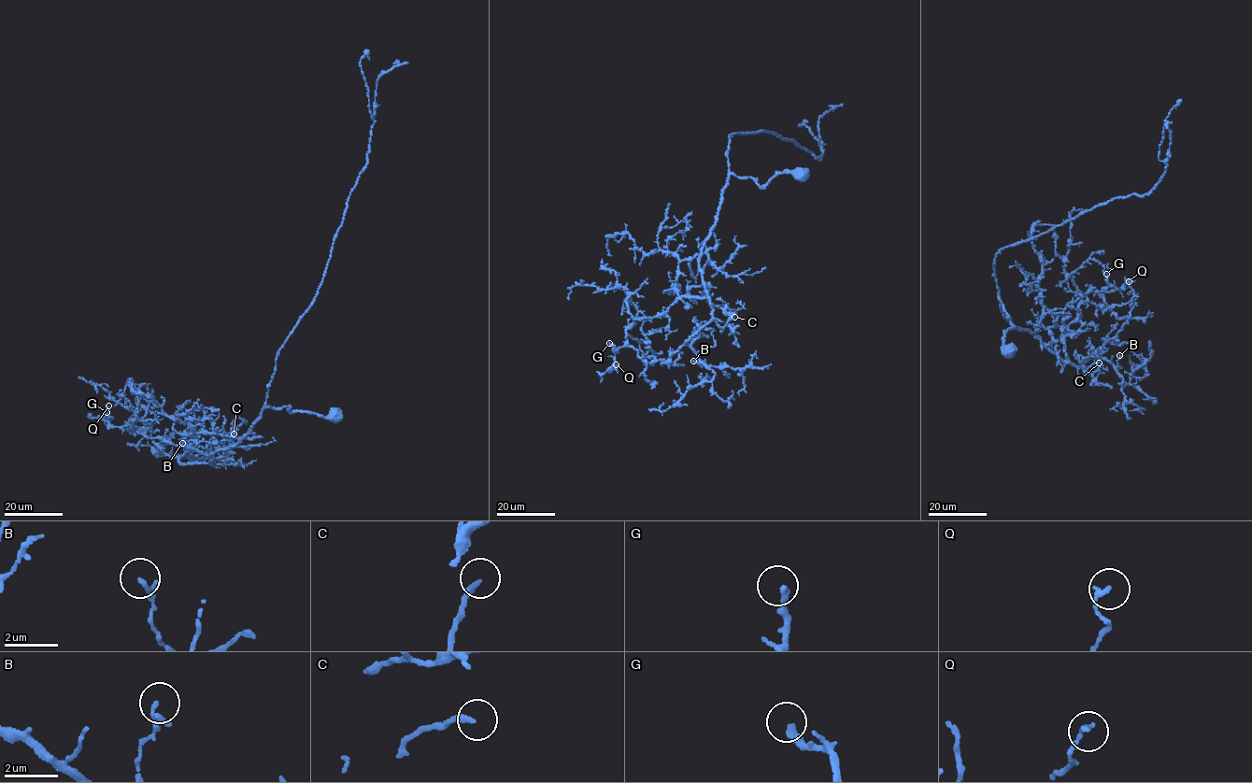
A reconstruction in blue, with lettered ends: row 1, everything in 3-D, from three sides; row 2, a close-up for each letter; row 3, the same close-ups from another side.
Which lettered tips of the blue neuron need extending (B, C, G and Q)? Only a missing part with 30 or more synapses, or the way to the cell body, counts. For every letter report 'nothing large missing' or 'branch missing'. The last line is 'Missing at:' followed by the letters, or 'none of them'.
B: nothing large missing
C: nothing large missing
G: branch missing
Q: nothing large missing
Missing at: G

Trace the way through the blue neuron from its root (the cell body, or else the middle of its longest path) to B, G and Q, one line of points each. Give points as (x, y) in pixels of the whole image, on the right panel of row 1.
B: (1009, 352), (999, 297), (1011, 325), (1064, 362), (1098, 355), (1117, 366), (1119, 355)
G: (1009, 352), (998, 298), (1011, 325), (1066, 362), (1065, 327), (1083, 293), (1109, 286), (1106, 274)
Q: (1009, 352), (1003, 340), (1012, 325), (999, 297), (1011, 325), (1066, 362), (1064, 328), (1083, 293), (1129, 281)

